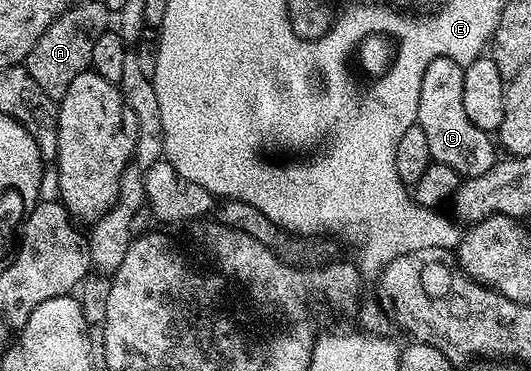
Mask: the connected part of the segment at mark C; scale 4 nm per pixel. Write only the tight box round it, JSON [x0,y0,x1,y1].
[416,56,498,178]

